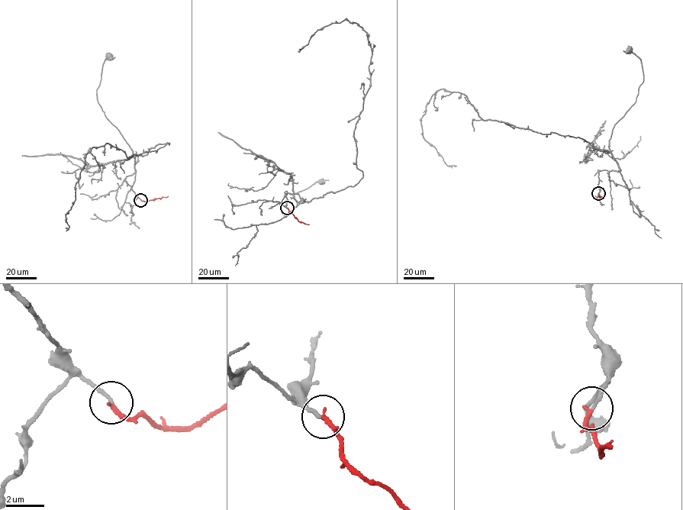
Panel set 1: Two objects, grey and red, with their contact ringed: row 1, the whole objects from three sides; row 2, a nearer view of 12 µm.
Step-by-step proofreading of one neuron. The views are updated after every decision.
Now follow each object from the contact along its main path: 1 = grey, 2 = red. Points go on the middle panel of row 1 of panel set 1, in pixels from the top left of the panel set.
1: (287, 208), (285, 195), (280, 211), (285, 215), (301, 198), (285, 192), (296, 193), (320, 182)
2: (287, 208), (298, 221), (309, 224)

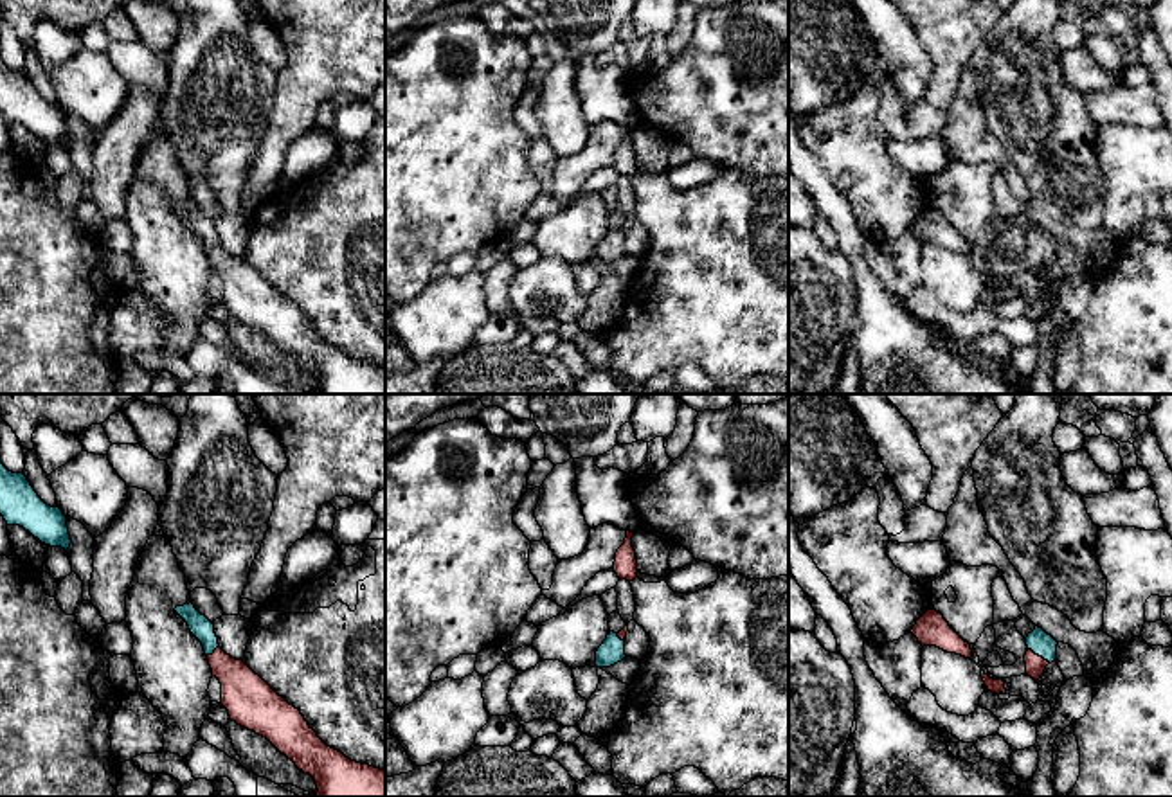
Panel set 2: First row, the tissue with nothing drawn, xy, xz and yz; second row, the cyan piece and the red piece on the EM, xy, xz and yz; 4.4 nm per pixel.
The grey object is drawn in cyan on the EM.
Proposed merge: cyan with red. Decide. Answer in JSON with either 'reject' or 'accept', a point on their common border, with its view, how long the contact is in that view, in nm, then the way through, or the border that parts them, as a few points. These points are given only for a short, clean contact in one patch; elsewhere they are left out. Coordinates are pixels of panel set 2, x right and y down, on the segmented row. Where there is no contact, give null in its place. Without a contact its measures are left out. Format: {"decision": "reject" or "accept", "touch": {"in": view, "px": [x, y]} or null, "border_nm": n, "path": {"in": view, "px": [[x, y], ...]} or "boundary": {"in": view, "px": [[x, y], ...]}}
{"decision": "accept", "touch": {"in": "yz", "px": [1039, 655]}, "border_nm": 120, "path": {"in": "yz", "px": [[1043, 644], [1039, 655], [1036, 664]]}}

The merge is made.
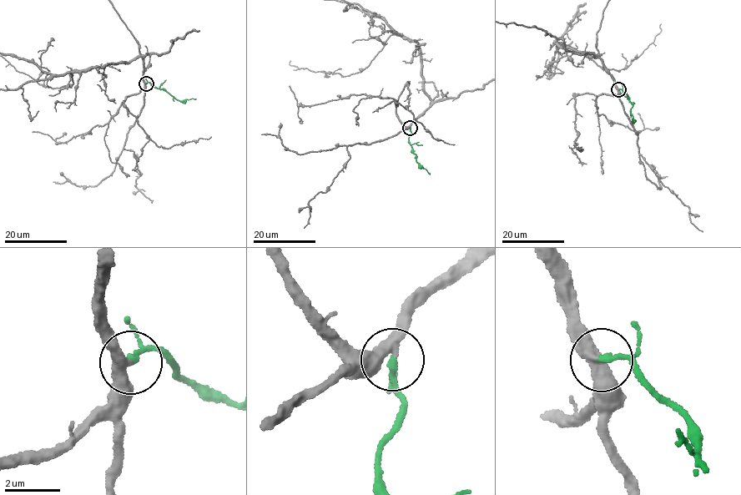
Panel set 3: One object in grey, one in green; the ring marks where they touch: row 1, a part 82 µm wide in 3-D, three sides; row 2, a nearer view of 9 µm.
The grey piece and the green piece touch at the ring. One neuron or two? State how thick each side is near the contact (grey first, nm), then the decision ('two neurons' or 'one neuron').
calibres 400 and 240 nm; one neuron

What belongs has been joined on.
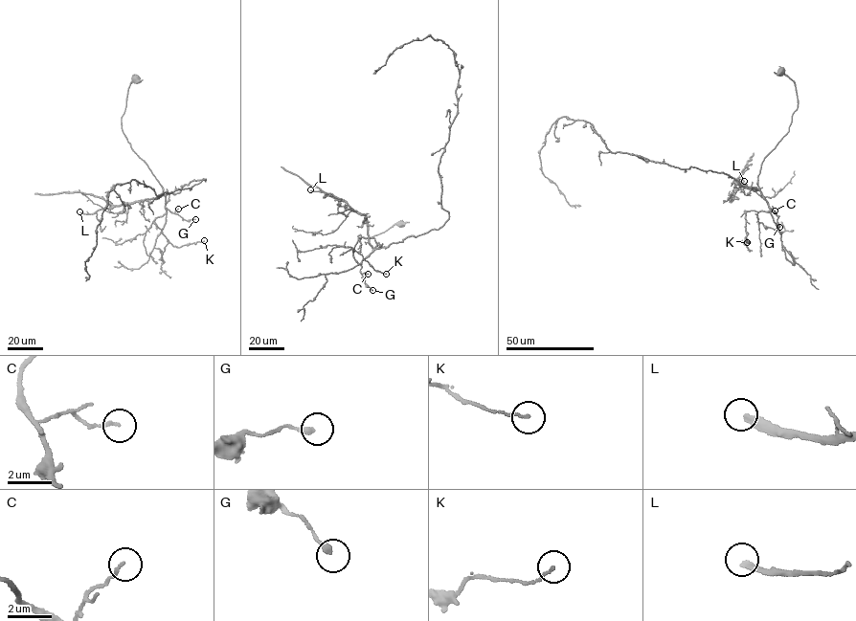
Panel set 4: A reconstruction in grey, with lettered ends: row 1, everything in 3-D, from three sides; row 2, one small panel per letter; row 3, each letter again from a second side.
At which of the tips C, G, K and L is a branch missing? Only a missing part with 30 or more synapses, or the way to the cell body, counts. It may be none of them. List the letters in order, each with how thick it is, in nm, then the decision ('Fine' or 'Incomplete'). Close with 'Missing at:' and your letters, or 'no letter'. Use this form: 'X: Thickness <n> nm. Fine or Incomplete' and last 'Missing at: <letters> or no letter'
C: Thickness 100 nm. Fine
G: Thickness 240 nm. Fine
K: Thickness 110 nm. Fine
L: Thickness 240 nm. Incomplete
Missing at: L

